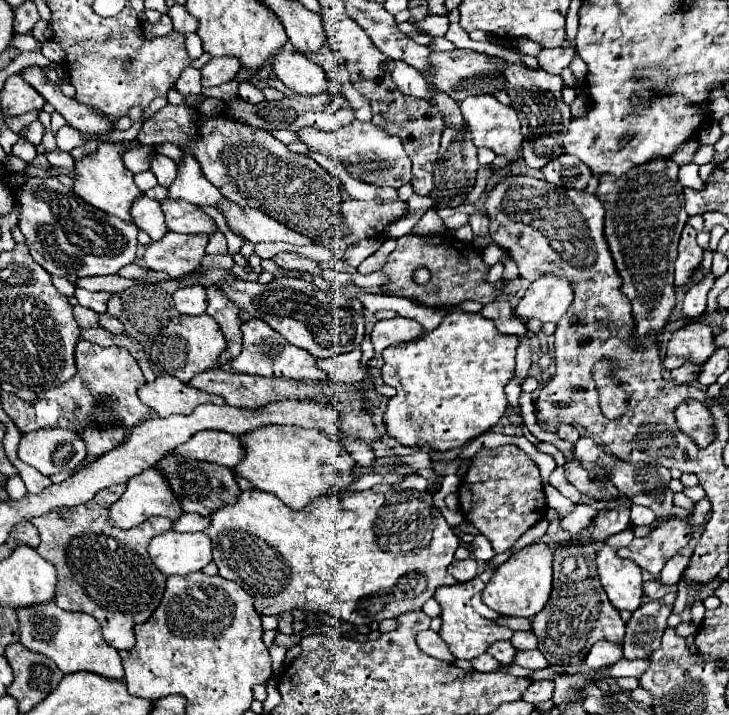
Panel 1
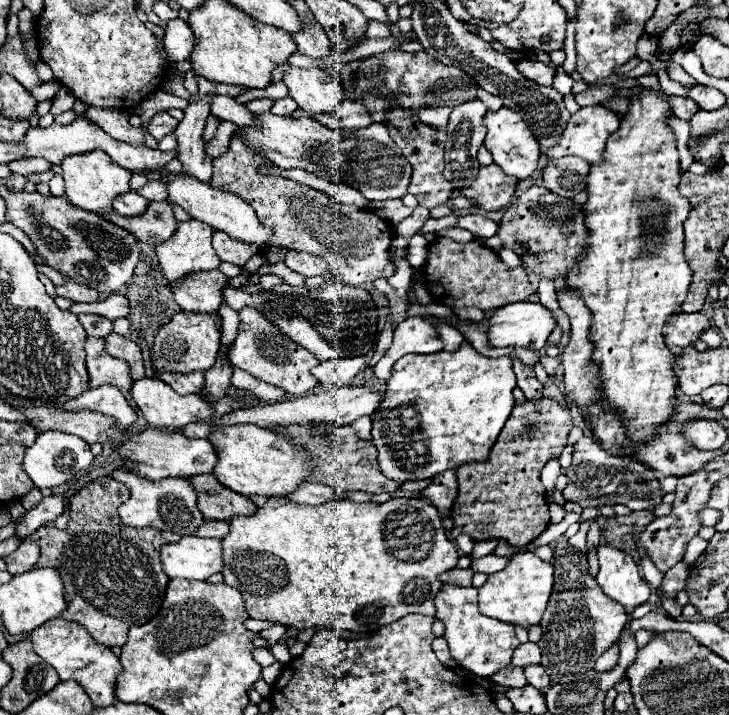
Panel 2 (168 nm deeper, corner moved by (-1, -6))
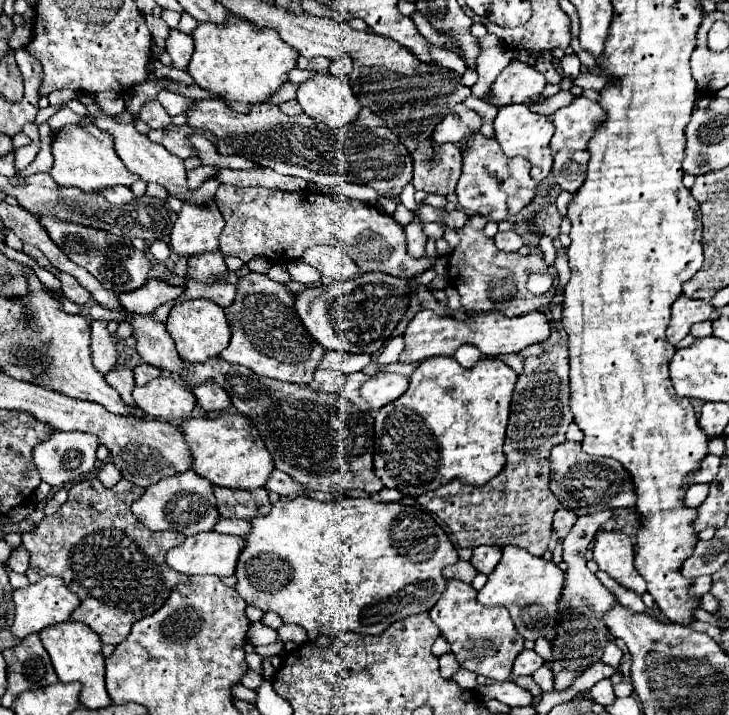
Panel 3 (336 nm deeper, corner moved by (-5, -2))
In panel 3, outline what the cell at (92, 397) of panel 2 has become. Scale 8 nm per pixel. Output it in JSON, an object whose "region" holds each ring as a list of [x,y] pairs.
{"region":[[[116,366],[114,370],[110,370],[106,374],[106,380],[108,384],[118,390],[118,394],[122,396],[122,400],[130,406],[134,406],[134,400],[132,400],[132,388],[136,386],[134,382],[134,374],[132,374],[132,368],[128,366]]]}

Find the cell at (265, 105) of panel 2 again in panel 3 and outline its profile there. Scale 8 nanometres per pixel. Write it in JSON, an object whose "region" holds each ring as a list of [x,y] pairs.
{"region":[[[286,82],[286,84],[282,84],[280,86],[280,90],[268,100],[268,102],[272,102],[272,104],[282,104],[284,100],[294,100],[296,98],[296,84],[292,84],[292,82]]]}

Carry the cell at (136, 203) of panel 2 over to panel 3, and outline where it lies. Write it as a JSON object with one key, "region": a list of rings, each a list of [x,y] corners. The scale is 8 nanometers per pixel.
{"region":[[[110,186],[108,190],[102,190],[100,194],[102,194],[108,202],[118,204],[118,206],[128,204],[128,202],[132,202],[132,200],[134,200],[134,194],[132,194],[132,192],[130,192],[130,188],[126,188],[126,186]]]}

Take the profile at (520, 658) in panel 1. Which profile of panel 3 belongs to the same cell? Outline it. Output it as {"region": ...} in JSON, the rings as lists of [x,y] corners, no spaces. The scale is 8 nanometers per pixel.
{"region":[[[548,666],[538,668],[538,670],[536,670],[536,674],[534,674],[532,678],[534,678],[534,682],[536,682],[544,692],[554,690],[554,688],[552,688],[552,684],[554,684],[554,676],[552,676],[552,670],[550,670]]]}

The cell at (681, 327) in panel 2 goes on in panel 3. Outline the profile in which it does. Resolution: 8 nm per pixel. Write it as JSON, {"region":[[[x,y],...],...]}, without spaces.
{"region":[[[680,296],[674,304],[672,304],[672,320],[670,326],[666,328],[666,338],[670,344],[678,344],[690,330],[692,324],[696,322],[704,322],[710,318],[712,306],[708,302],[700,302],[700,300],[692,300],[688,296]]]}

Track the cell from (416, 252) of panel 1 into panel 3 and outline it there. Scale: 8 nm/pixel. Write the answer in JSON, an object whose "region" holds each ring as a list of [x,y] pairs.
{"region":[[[472,216],[460,230],[460,246],[448,258],[448,282],[456,286],[462,302],[462,310],[468,314],[500,312],[504,316],[520,316],[532,310],[544,310],[552,302],[552,294],[534,296],[526,290],[526,280],[534,272],[548,272],[558,276],[554,266],[544,262],[542,254],[506,254],[496,248],[494,240],[484,234],[486,218]]]}

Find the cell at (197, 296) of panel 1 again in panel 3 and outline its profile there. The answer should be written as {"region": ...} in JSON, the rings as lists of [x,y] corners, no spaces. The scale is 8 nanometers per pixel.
{"region":[[[220,250],[188,258],[188,278],[212,284],[216,276],[222,276],[226,272],[228,270],[226,270],[224,256],[220,254]]]}

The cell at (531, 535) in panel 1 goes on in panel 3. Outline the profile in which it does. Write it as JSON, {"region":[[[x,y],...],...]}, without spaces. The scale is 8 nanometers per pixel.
{"region":[[[480,546],[480,548],[474,548],[474,556],[470,558],[472,566],[482,572],[482,574],[490,574],[496,564],[500,562],[502,558],[502,550],[500,548],[494,548],[494,546]]]}

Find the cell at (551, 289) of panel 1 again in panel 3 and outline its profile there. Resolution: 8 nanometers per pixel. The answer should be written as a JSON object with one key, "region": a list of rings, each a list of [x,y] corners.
{"region":[[[422,310],[414,316],[404,332],[406,348],[400,354],[400,362],[420,362],[434,356],[454,356],[454,352],[462,344],[476,346],[486,356],[500,356],[500,354],[516,354],[530,344],[540,344],[550,336],[550,324],[546,314],[530,312],[522,318],[506,318],[502,314],[486,314],[476,316],[470,320],[456,320],[452,316],[440,316],[432,310]]]}

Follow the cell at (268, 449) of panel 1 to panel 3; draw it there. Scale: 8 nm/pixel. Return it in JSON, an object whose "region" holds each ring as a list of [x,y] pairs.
{"region":[[[222,414],[218,418],[186,418],[180,426],[184,440],[188,442],[192,454],[190,470],[198,476],[208,478],[216,486],[224,488],[240,488],[240,490],[256,490],[264,486],[274,470],[272,456],[266,450],[258,430],[250,424],[248,418],[240,414]]]}

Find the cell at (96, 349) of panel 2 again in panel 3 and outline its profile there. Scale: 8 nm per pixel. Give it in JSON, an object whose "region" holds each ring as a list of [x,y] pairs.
{"region":[[[92,320],[90,330],[92,330],[92,358],[94,358],[94,366],[102,372],[108,374],[114,366],[116,366],[116,344],[114,344],[114,336],[106,330],[104,320]]]}

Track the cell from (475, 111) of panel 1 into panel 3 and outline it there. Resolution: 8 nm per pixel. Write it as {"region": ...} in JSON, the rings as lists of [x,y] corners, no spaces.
{"region":[[[524,104],[502,106],[494,120],[494,134],[506,156],[522,156],[532,162],[532,178],[534,180],[542,182],[550,174],[552,158],[554,158],[554,154],[550,150],[550,140],[554,134],[554,126],[548,116],[532,114],[528,110],[528,106],[524,106]]]}

